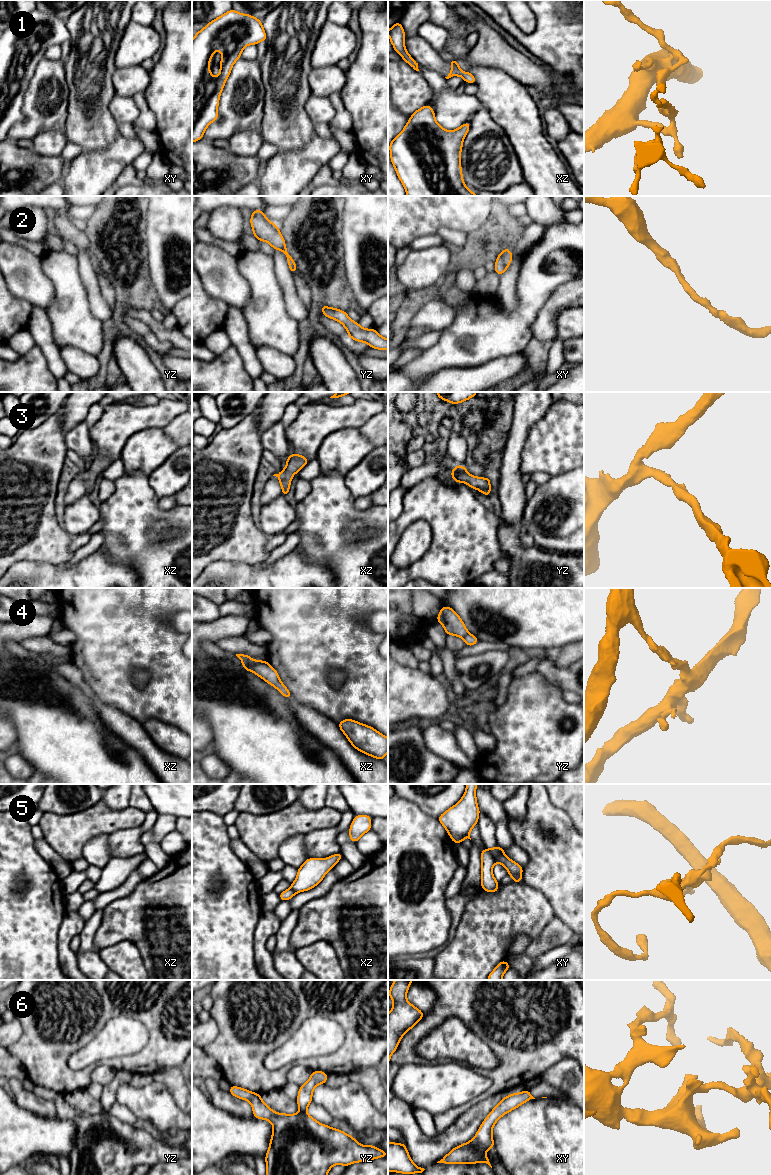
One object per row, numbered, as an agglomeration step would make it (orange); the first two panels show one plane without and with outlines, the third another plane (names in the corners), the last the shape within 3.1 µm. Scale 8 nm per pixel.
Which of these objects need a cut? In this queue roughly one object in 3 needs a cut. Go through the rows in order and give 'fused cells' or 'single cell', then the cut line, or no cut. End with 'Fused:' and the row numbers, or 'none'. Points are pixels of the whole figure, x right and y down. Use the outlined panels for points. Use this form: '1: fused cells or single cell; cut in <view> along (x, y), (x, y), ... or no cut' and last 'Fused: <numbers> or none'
1: single cell; no cut
2: single cell; no cut
3: single cell; no cut
4: fused cells; cut in xz along (266, 661), (260, 664), (244, 664)
5: fused cells; cut in xy along (488, 850), (495, 862)
6: single cell; no cut
Fused: 4, 5

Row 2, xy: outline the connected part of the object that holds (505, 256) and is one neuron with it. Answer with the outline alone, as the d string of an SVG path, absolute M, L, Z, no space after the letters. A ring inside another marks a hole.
M508 248L499 253L497 260L495 261L494 271L501 276L509 267L511 261L513 260L512 252Z

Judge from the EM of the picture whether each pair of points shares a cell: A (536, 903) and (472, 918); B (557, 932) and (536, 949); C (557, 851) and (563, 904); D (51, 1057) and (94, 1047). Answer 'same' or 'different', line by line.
A: same
B: same
C: same
D: different

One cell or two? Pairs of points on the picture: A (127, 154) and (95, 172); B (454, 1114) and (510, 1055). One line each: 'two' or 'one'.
A: one
B: one

